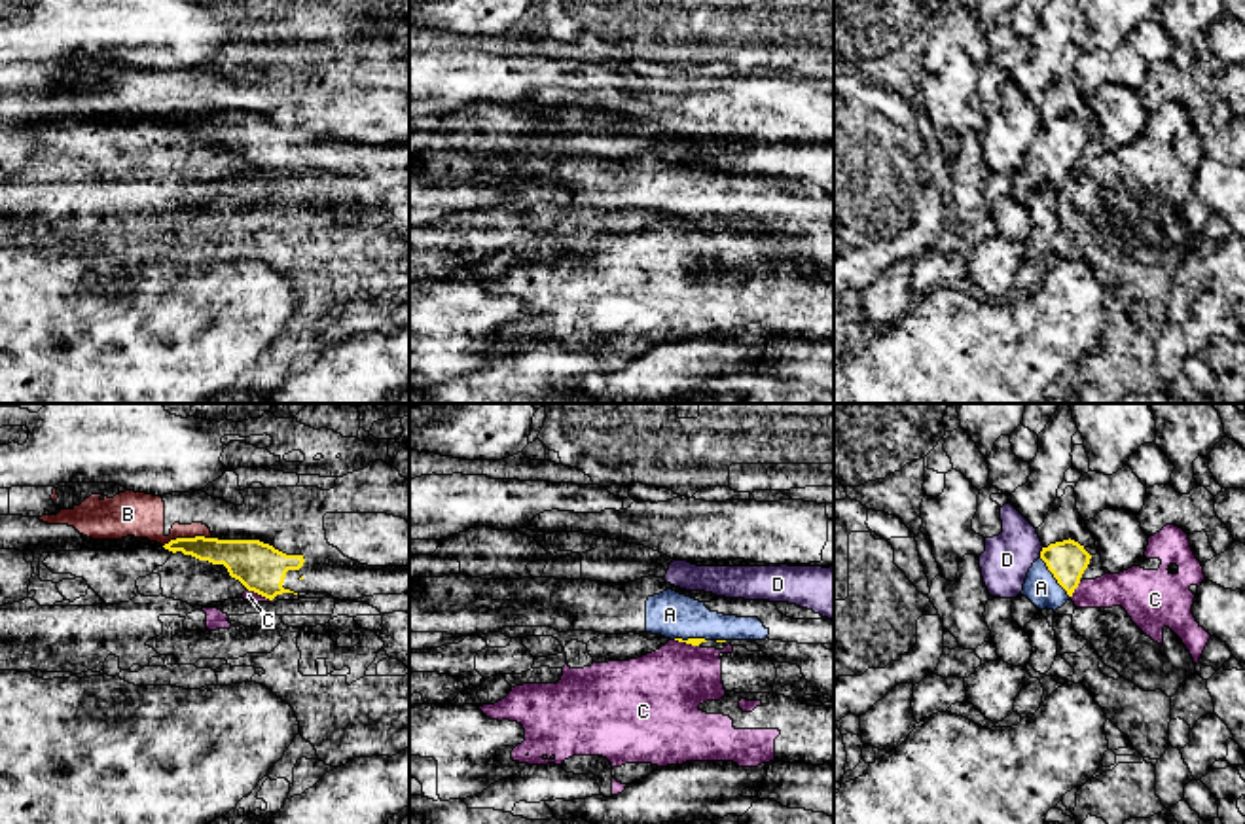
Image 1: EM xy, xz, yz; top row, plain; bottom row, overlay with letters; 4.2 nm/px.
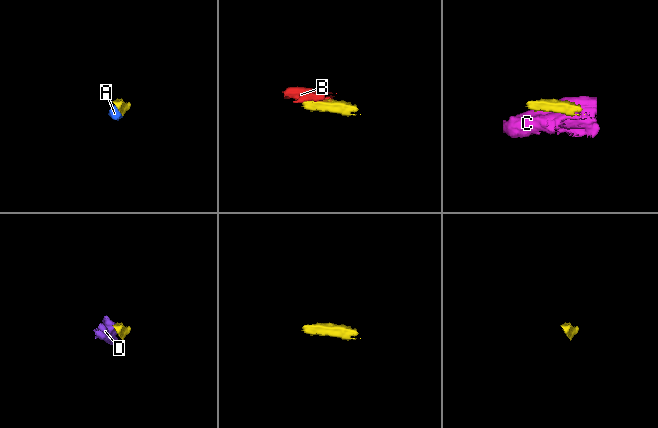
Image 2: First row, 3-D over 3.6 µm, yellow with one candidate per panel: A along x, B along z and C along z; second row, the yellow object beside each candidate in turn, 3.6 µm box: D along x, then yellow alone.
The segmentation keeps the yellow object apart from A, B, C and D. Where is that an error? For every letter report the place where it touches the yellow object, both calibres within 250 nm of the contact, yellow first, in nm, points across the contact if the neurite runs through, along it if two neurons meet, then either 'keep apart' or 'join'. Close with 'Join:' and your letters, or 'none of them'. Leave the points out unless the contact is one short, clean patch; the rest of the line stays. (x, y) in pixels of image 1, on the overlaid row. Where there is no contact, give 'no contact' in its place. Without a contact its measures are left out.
A: contact yz (1054, 576); calibres 170 and 150 nm; way yz (1067, 559), (1054, 576), (1041, 588); join
B: contact xy (186, 538); calibres 160 and 190 nm; border xy (211, 537), (177, 537), (163, 546); keep apart
C: contact xy (258, 593); calibres 200 and 50 nm; border xy (247, 588), (270, 599); keep apart
D: contact yz (1041, 552); calibres 170 and 200 nm; border yz (1043, 546), (1039, 555); keep apart
Join: A

